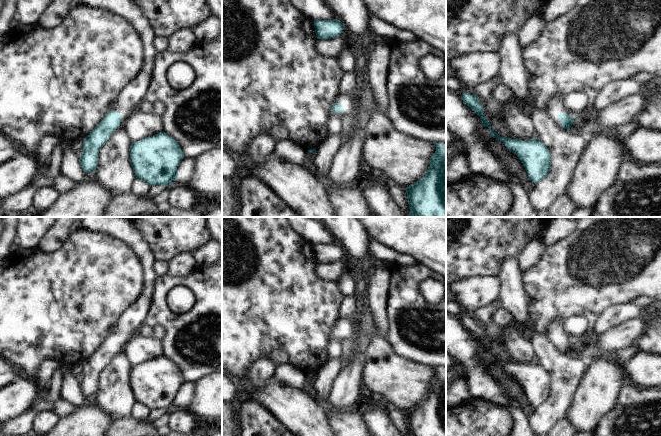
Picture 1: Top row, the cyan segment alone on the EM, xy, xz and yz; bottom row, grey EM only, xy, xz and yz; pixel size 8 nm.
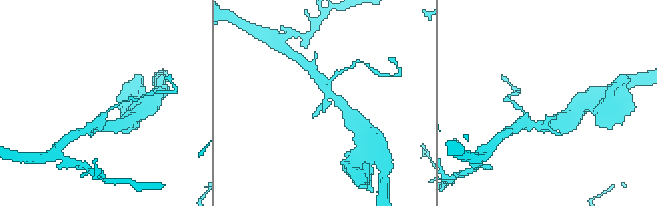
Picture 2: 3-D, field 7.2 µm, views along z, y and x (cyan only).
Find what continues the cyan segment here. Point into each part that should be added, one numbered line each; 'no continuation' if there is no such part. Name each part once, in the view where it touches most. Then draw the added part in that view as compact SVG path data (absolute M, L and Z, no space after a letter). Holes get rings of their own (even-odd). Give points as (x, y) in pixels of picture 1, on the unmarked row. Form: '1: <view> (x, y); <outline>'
1: xz (346, 327); M351 322L350 323L341 323L340 327L345 335L345 338L348 338L348 333L351 330Z

